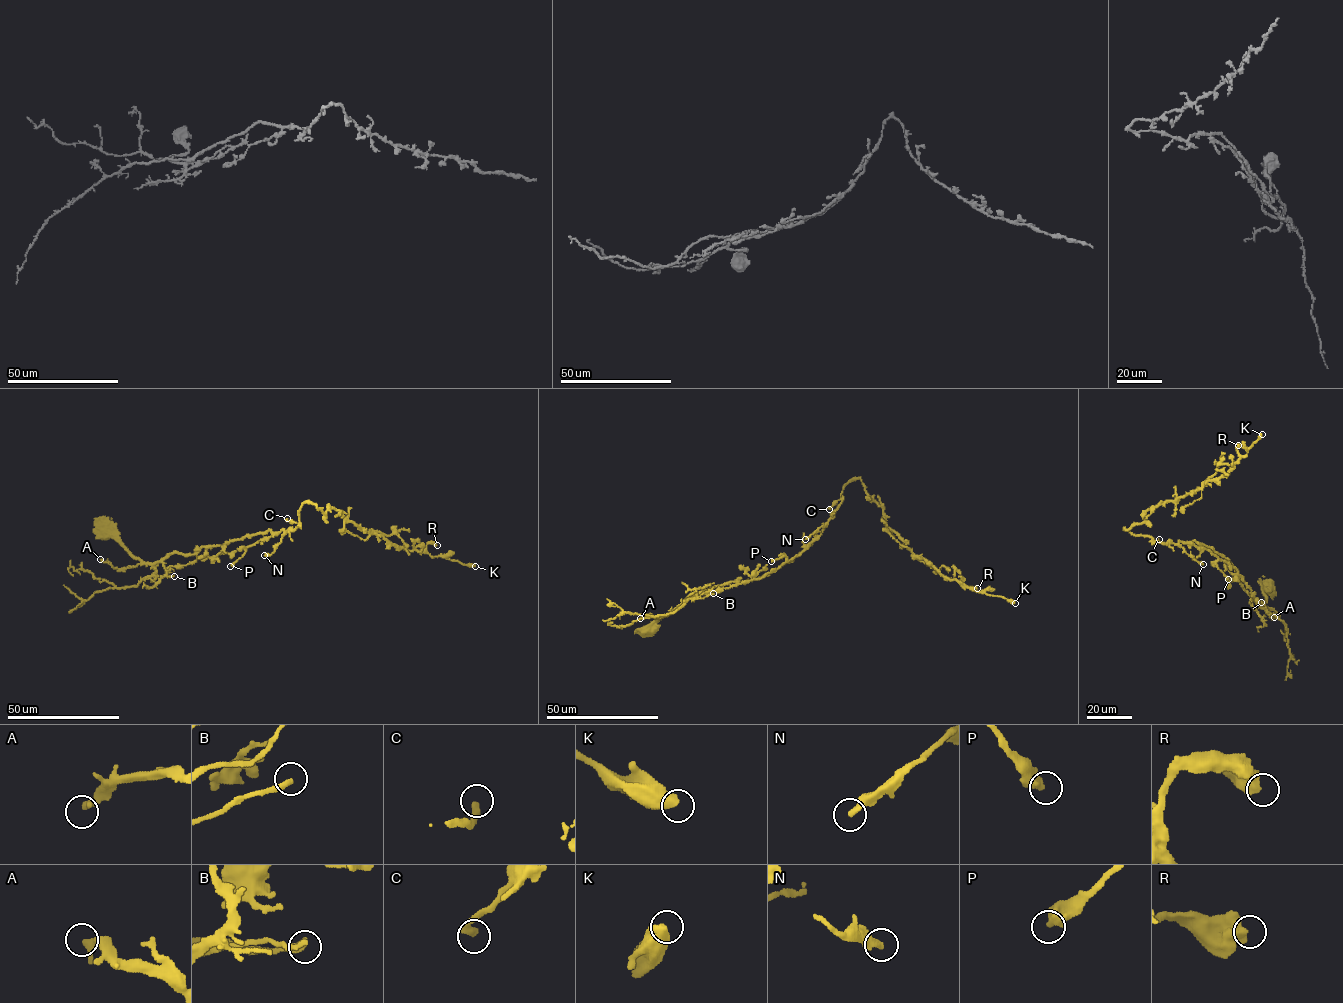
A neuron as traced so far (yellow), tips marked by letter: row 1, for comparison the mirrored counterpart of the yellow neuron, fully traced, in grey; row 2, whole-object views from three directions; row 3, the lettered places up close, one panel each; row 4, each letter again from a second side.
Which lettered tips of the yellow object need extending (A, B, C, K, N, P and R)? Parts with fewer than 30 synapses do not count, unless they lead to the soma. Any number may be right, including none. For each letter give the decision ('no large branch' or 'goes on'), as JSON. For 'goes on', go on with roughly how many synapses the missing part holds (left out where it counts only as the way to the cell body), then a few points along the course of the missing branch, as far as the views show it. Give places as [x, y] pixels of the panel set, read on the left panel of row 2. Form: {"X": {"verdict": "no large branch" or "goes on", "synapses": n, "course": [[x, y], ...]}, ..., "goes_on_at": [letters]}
{"A": {"verdict": "goes on", "synapses": 40, "course": [[100, 559], [80, 547], [29, 548], [25, 536], [31, 534]]}, "B": {"verdict": "no large branch"}, "C": {"verdict": "no large branch"}, "K": {"verdict": "no large branch"}, "N": {"verdict": "no large branch"}, "P": {"verdict": "no large branch"}, "R": {"verdict": "no large branch"}, "goes_on_at": ["A"]}

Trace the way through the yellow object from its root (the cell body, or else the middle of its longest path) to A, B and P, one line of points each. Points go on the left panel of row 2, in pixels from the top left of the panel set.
A: (107, 530), (141, 562), (120, 569), (100, 559)
B: (107, 530), (135, 557), (152, 565), (156, 575), (174, 576)
P: (107, 530), (135, 557), (147, 562), (160, 562), (174, 553), (206, 558), (245, 549), (230, 566)

